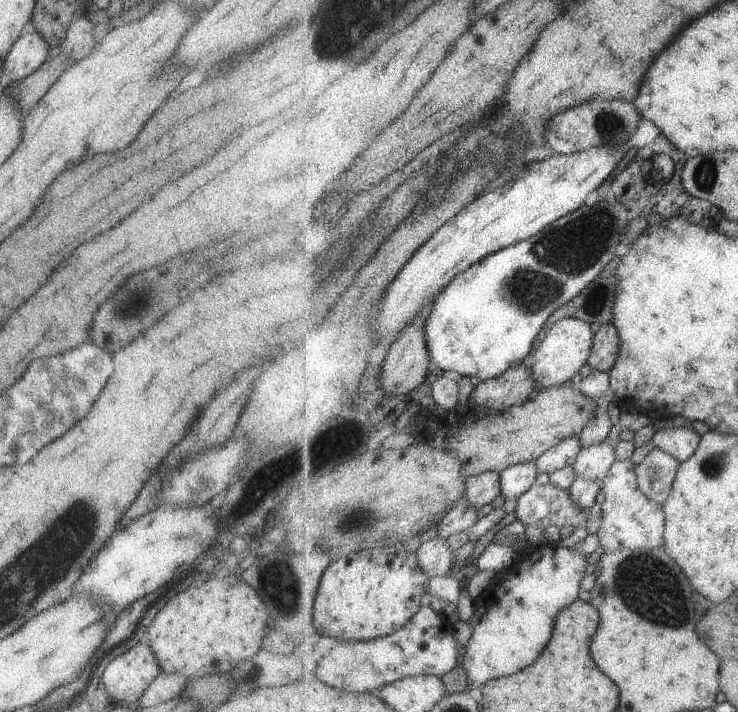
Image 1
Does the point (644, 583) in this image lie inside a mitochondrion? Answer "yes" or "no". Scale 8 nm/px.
yes

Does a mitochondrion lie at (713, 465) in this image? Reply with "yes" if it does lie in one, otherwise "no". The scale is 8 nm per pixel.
yes

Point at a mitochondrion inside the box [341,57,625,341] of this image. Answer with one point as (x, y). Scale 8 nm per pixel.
(570, 249)

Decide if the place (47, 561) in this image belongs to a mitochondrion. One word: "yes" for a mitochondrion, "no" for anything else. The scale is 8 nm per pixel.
yes

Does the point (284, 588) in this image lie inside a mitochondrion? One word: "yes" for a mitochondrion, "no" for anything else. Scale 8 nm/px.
yes

